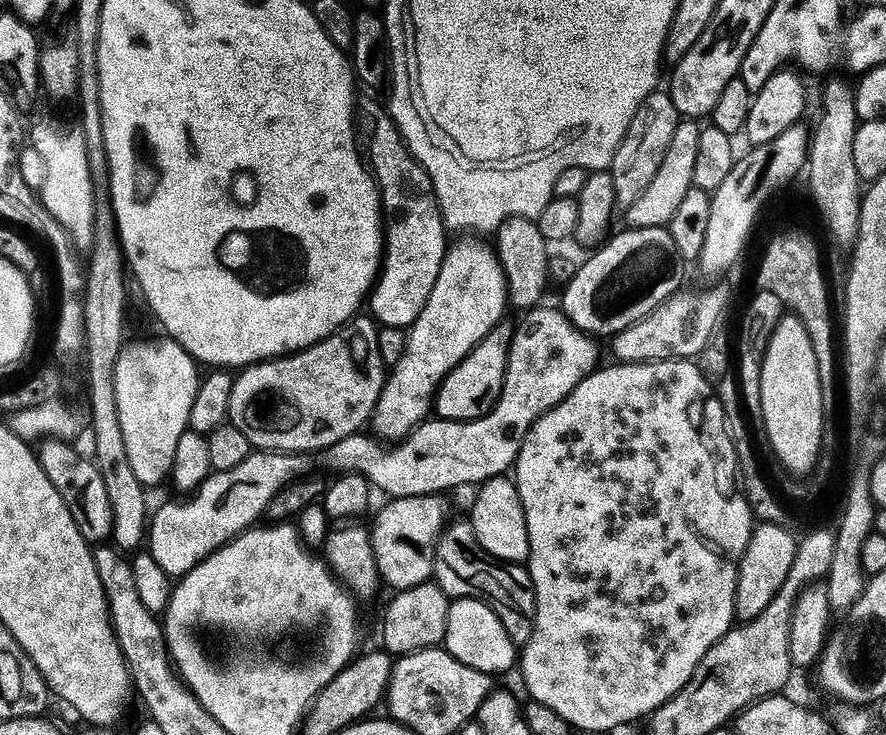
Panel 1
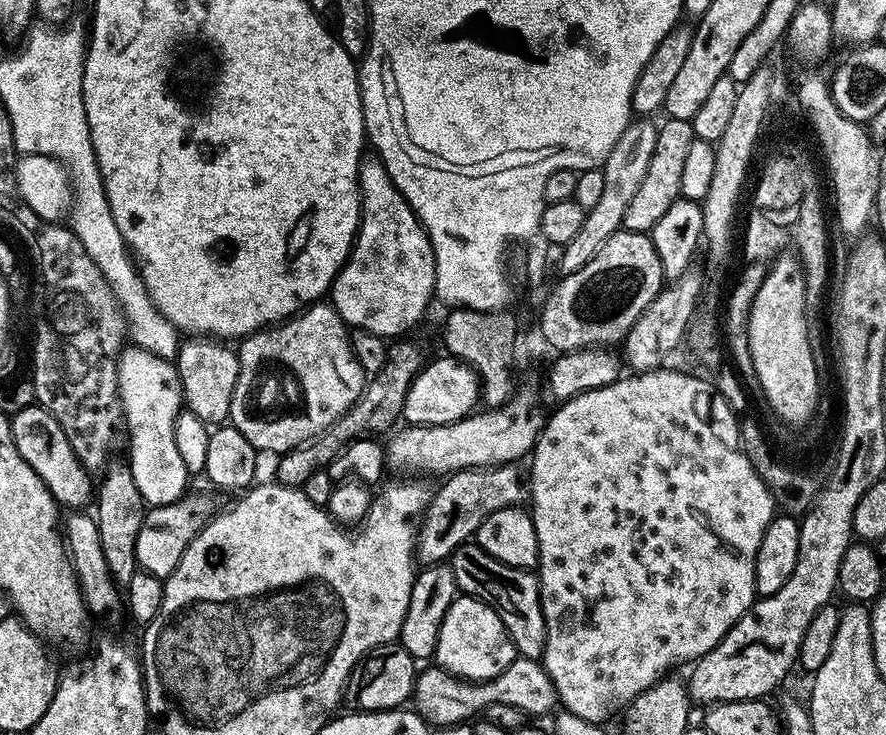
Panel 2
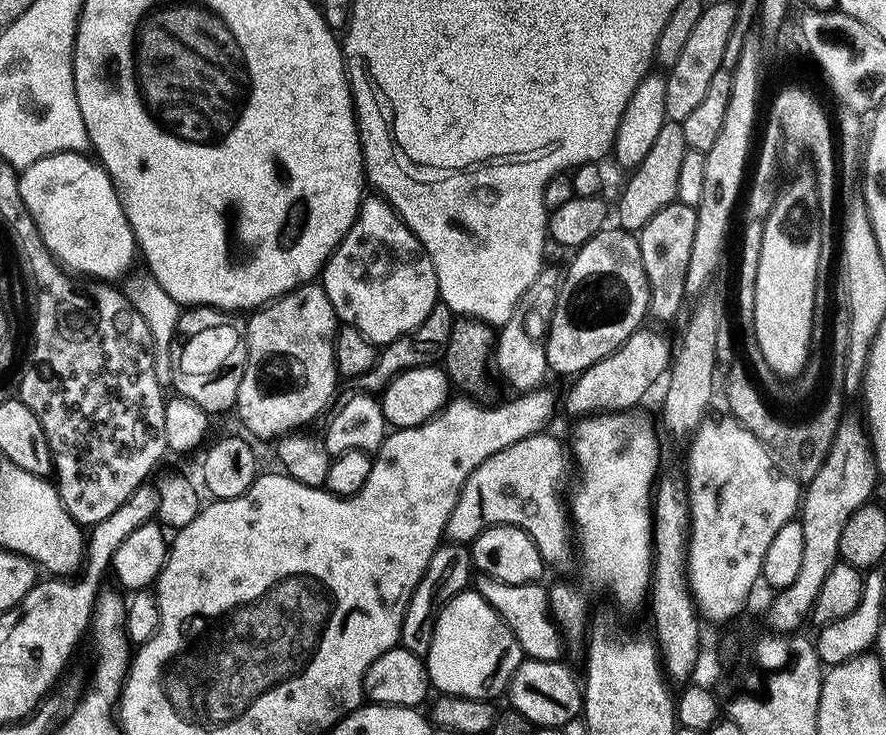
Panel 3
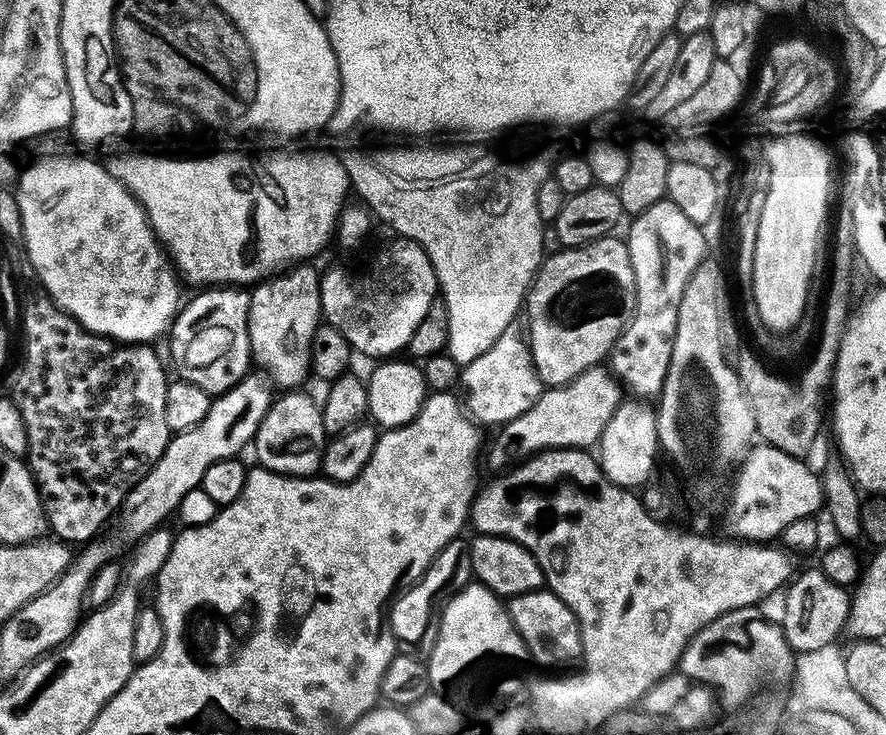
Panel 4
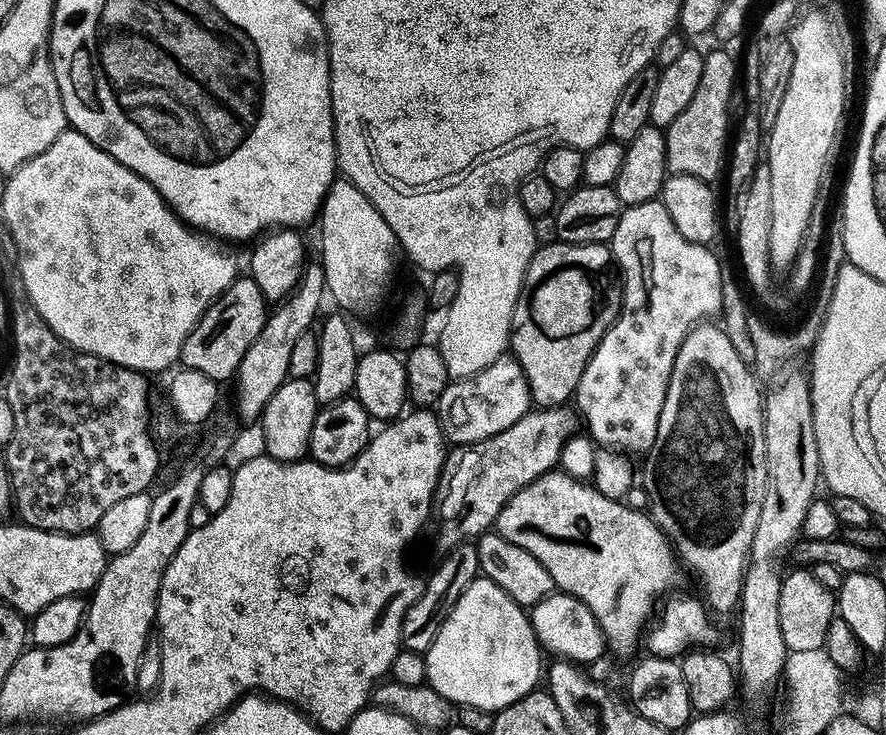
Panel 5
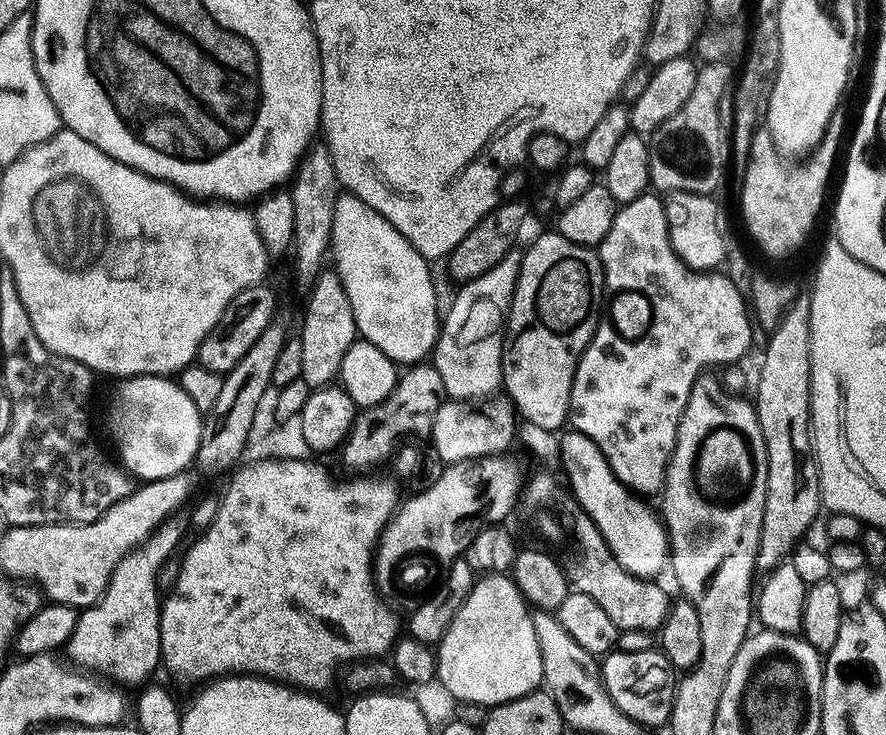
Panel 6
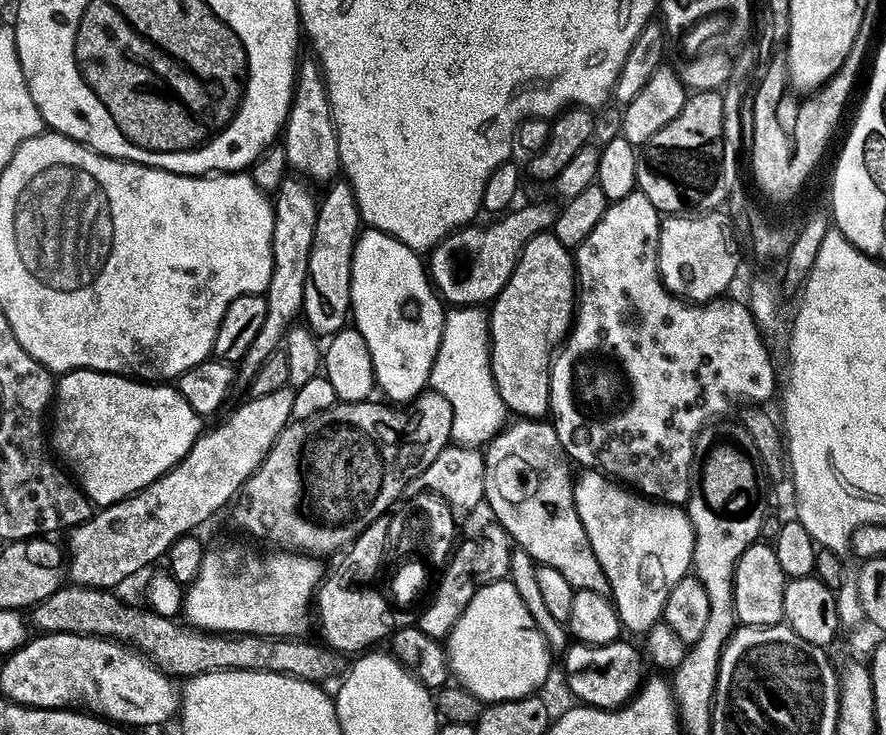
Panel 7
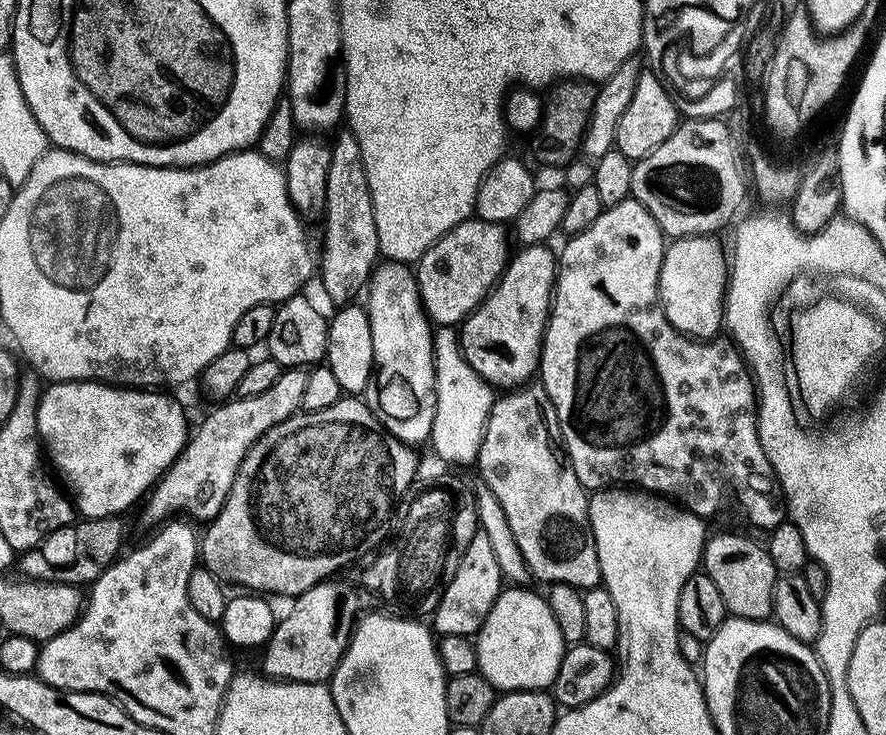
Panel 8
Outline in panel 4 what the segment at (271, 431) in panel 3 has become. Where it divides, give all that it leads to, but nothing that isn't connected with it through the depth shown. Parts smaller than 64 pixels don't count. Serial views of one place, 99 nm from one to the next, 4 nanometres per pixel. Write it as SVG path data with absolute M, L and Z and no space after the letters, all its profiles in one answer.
M297 264L251 289L248 329L252 358L255 367L280 390L300 390L310 380L314 334L322 327L322 272L312 267L316 266Z

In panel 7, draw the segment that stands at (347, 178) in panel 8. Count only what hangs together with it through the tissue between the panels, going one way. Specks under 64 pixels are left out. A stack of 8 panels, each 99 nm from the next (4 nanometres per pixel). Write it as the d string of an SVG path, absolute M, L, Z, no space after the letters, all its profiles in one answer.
M336 182L327 192L320 200L318 230L314 230L314 250L310 250L310 274L306 282L303 315L308 328L320 338L337 336L349 327L352 316L354 250L362 231L358 198L355 197L351 185L347 182Z

